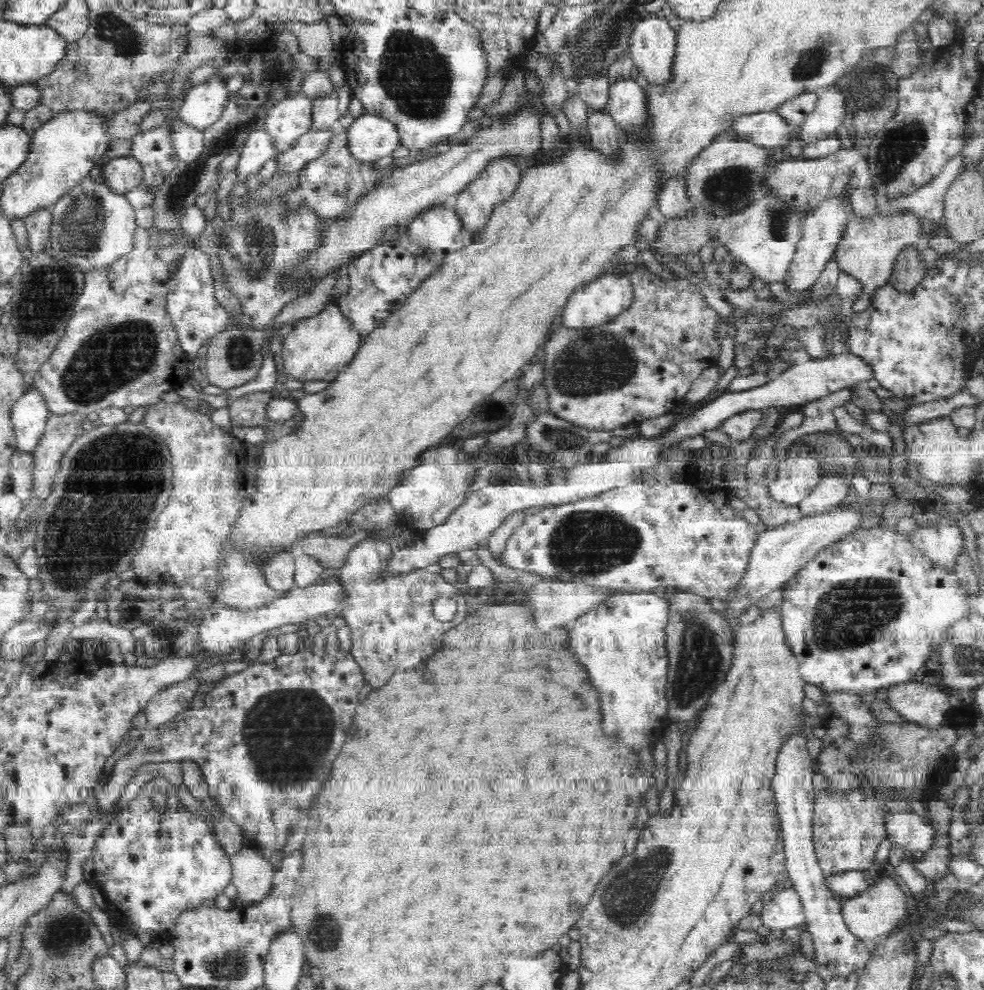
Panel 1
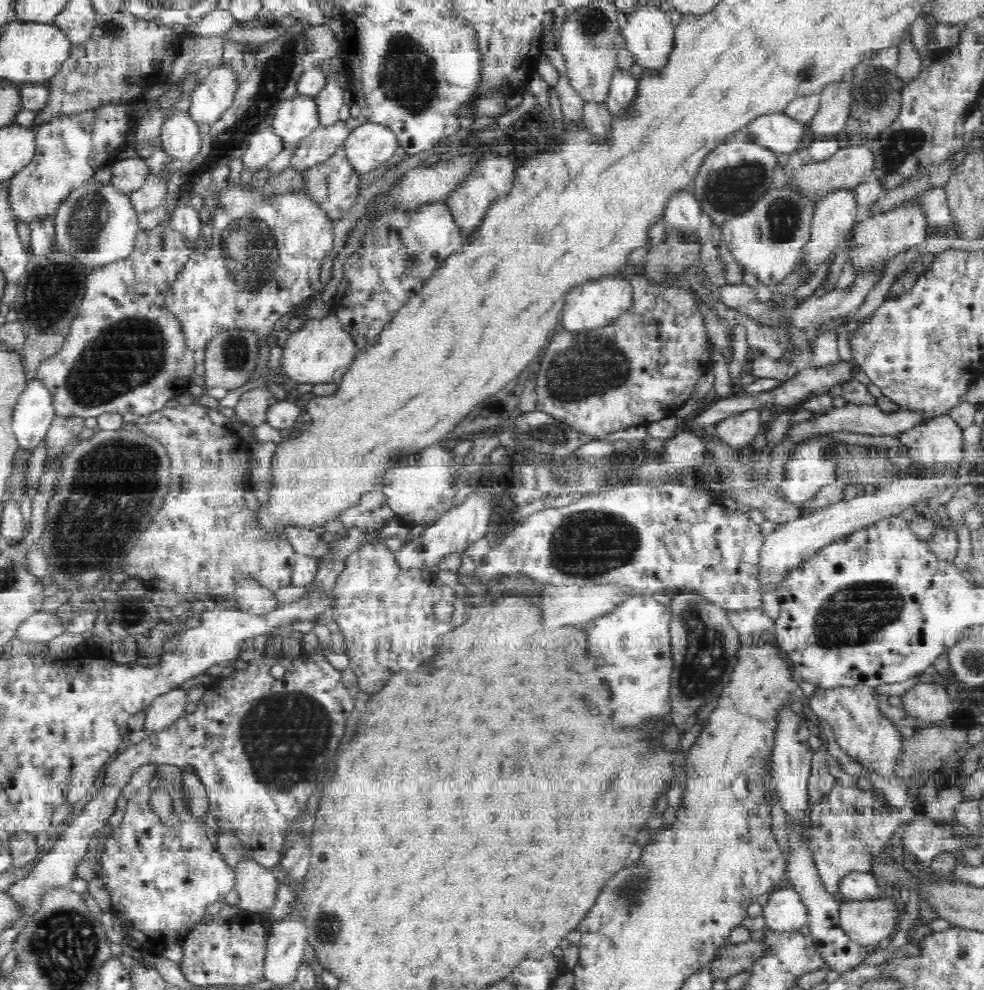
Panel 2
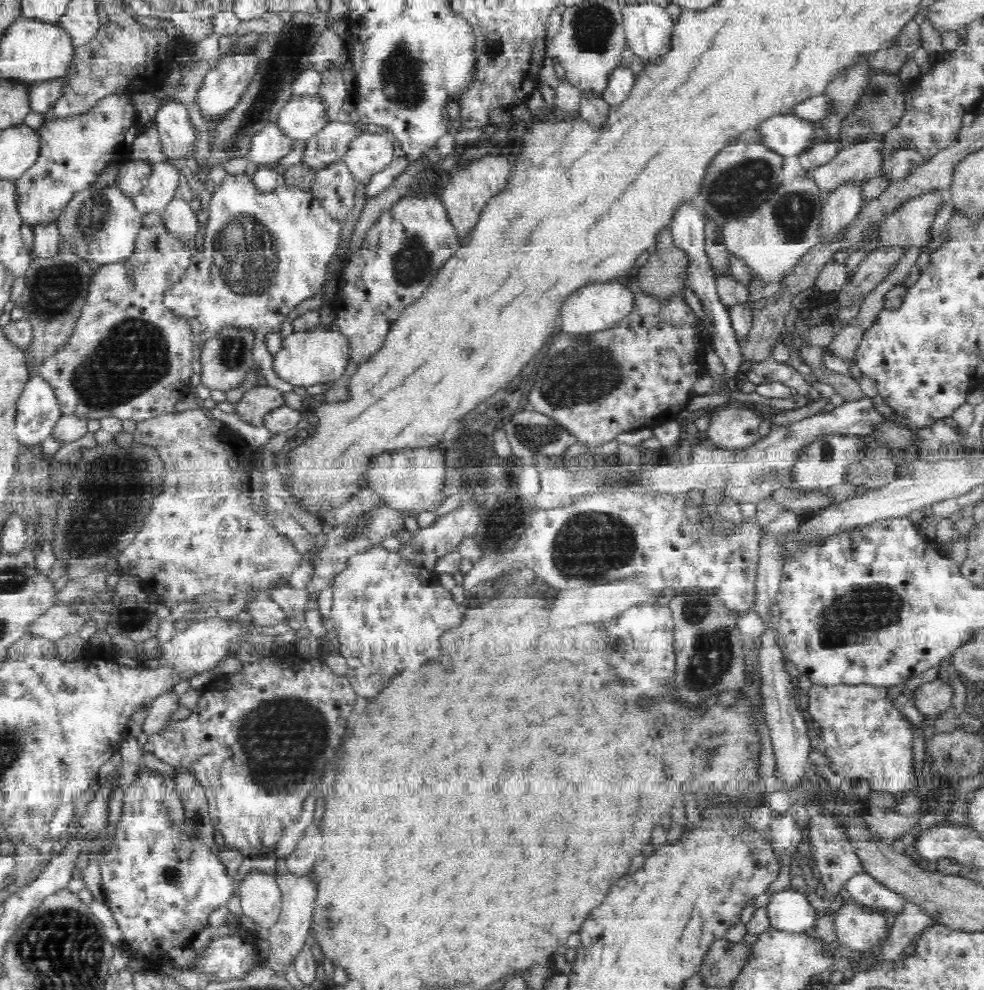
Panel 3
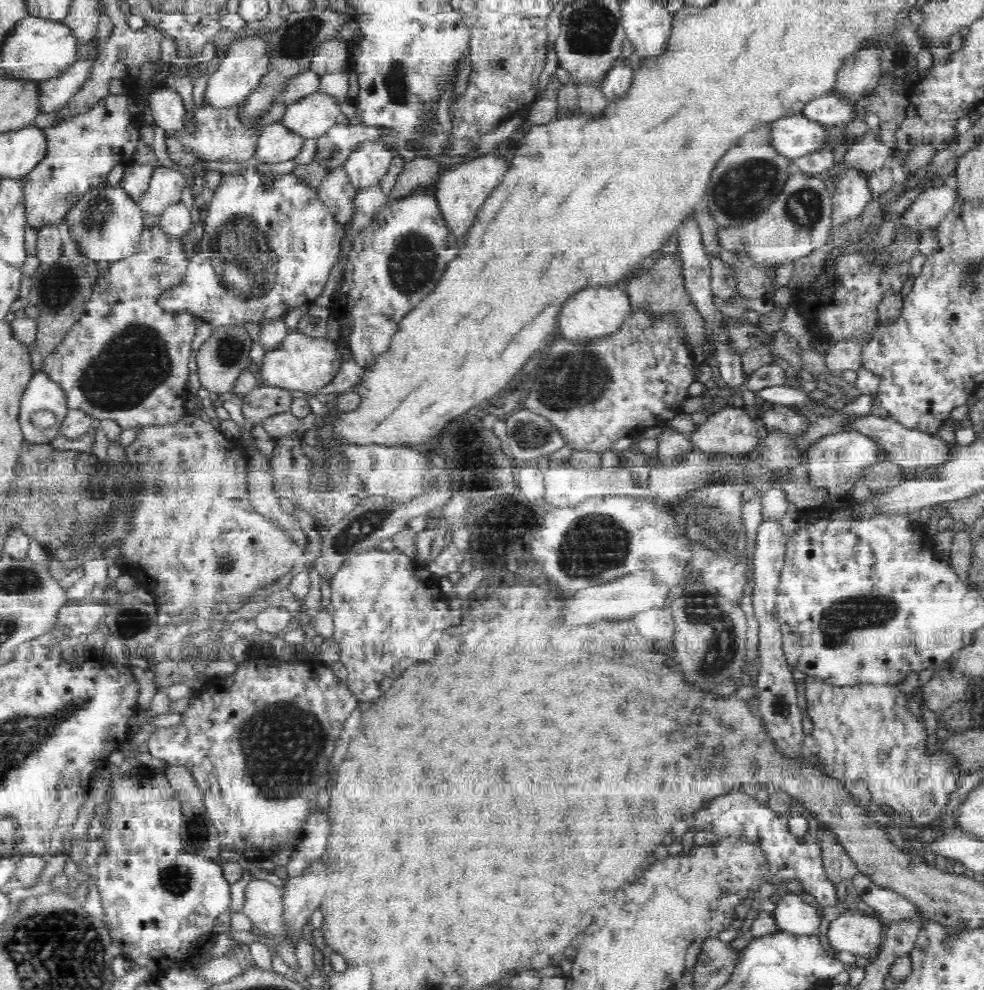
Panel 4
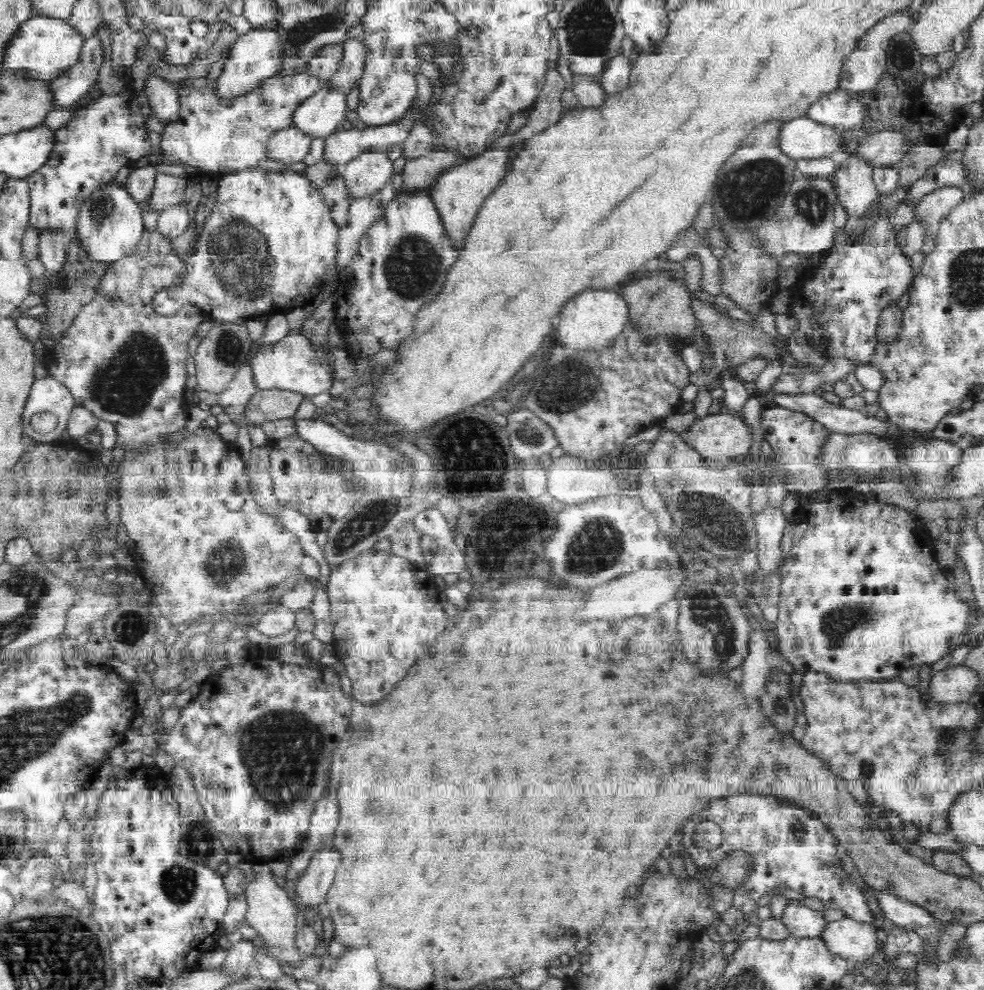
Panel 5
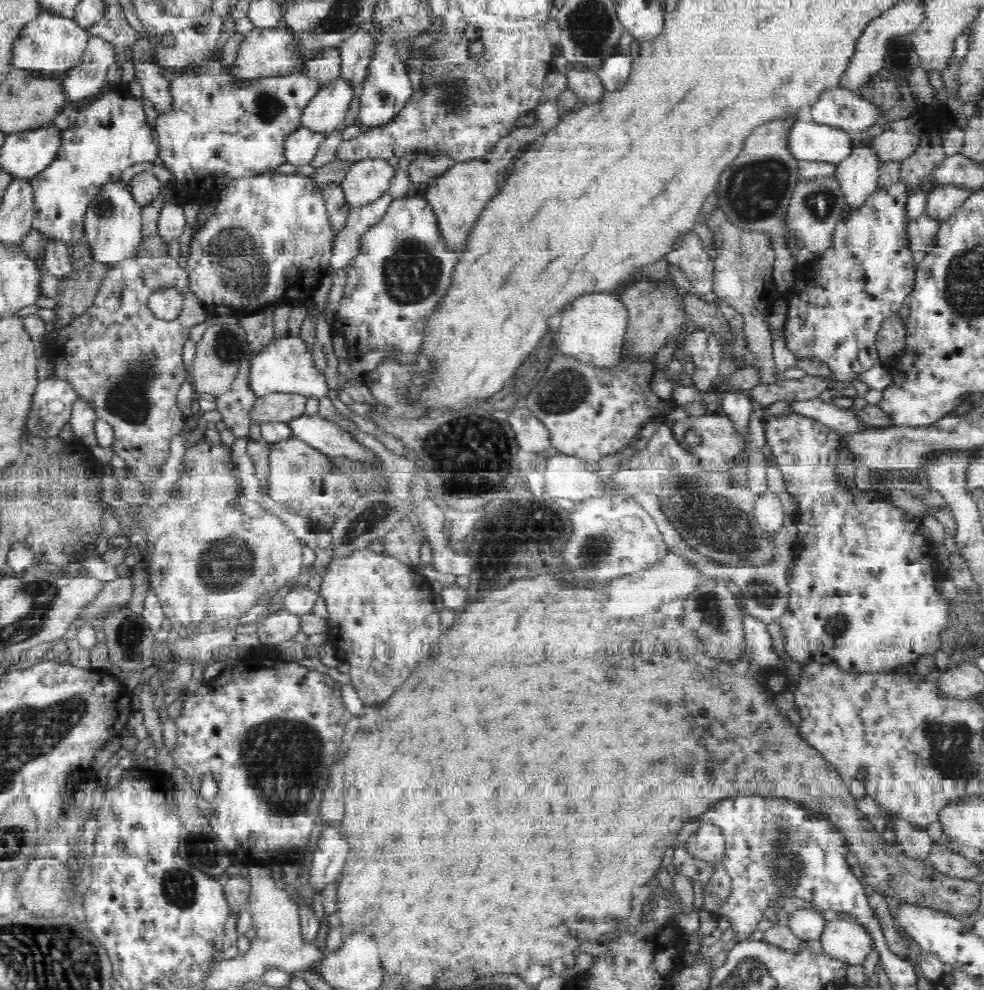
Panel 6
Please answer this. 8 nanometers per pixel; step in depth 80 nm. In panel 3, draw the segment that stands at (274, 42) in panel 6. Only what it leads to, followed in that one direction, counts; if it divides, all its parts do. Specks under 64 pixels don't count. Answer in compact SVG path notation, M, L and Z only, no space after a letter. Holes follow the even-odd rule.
M237 50L231 56L223 56L220 60L215 62L209 71L204 76L200 88L196 93L196 102L198 102L198 110L200 116L207 122L214 119L224 117L231 108L236 106L236 102L242 96L244 86L250 82L252 74L254 74L254 66L256 66L256 57L252 53L242 54Z

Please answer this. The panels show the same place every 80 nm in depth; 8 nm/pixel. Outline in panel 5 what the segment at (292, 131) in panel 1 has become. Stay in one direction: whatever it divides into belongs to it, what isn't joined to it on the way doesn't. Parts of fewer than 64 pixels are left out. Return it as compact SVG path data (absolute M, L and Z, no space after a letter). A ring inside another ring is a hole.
M321 88L294 108L290 124L296 131L306 134L311 139L324 139L345 119L346 107L344 93Z

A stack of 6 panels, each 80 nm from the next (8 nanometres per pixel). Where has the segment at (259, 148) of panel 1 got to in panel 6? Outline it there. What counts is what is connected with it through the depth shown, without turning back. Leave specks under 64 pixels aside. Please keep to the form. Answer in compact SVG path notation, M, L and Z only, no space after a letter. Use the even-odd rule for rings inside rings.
M298 128L283 141L282 157L285 163L298 167L308 165L318 152L319 145L326 136L313 133L304 128Z

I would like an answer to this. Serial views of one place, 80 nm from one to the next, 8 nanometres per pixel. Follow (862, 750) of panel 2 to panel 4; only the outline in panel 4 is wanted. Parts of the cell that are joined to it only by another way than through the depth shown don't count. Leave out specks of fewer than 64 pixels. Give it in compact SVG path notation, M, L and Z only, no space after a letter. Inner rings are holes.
M808 677L805 694L807 720L813 722L813 731L806 736L805 757L813 752L823 760L825 772L830 778L839 782L848 779L861 784L871 792L875 803L891 806L897 814L906 812L912 816L917 827L922 827L939 815L948 803L950 794L959 786L962 773L952 769L953 758L938 753L931 757L927 755L927 733L923 721L909 714L905 707L908 696L902 695L897 686L870 683L832 686Z

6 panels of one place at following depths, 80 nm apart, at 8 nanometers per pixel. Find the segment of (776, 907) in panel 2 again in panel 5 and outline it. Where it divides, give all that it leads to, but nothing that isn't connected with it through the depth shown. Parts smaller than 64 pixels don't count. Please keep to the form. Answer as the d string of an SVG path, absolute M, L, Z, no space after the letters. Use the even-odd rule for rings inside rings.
M796 899L788 900L781 921L788 932L800 938L820 936L827 925L820 911L812 910Z

